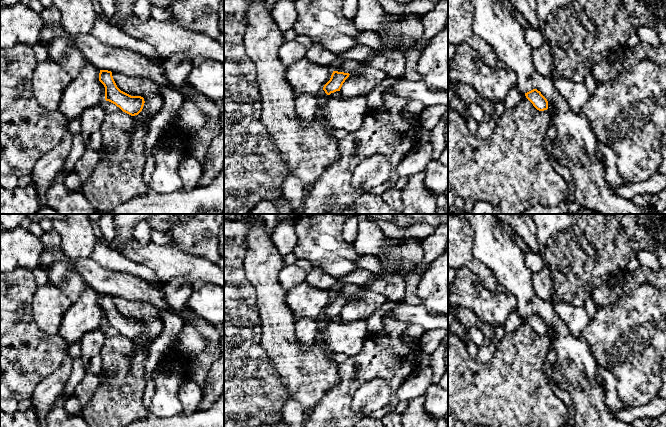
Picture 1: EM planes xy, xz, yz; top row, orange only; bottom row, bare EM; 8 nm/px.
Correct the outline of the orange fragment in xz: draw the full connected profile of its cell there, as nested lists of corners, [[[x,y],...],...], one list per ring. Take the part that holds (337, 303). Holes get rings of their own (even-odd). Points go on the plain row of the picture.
[[[333,295],[330,304],[324,309],[323,314],[327,319],[340,315],[343,307],[349,299],[349,297]]]

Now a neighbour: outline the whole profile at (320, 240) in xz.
[[[295,214],[294,229],[298,243],[293,249],[297,259],[305,259],[314,267],[339,281],[343,276],[356,270],[357,262],[362,257],[355,249],[354,242],[346,241],[343,237],[345,214]]]

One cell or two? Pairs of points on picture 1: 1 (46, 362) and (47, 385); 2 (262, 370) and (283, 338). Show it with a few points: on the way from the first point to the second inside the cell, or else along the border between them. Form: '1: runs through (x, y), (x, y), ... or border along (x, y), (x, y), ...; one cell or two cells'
1: border along (63, 358), (60, 365), (37, 384), (33, 394); two cells
2: border along (260, 338), (260, 346), (280, 380); two cells

